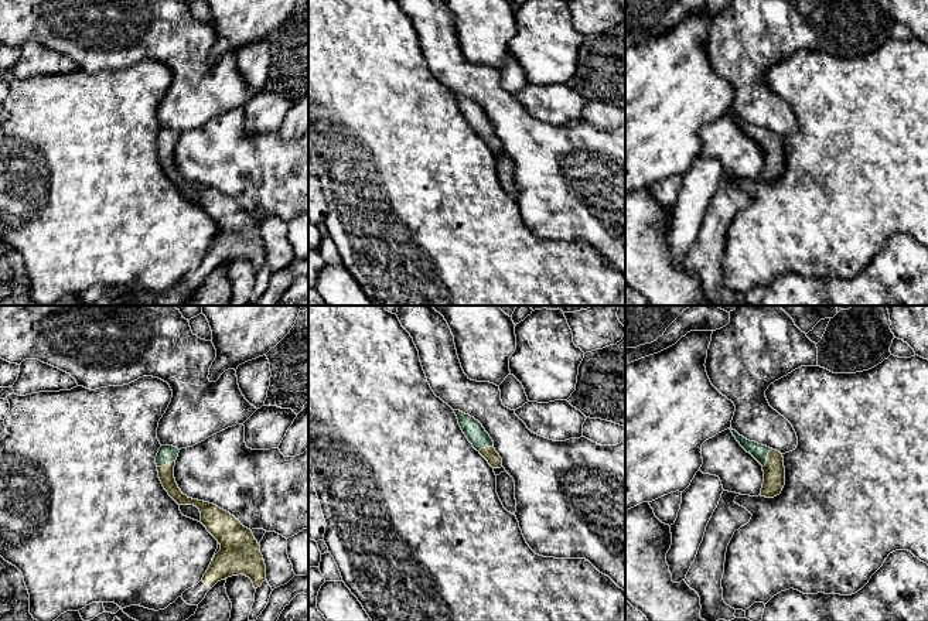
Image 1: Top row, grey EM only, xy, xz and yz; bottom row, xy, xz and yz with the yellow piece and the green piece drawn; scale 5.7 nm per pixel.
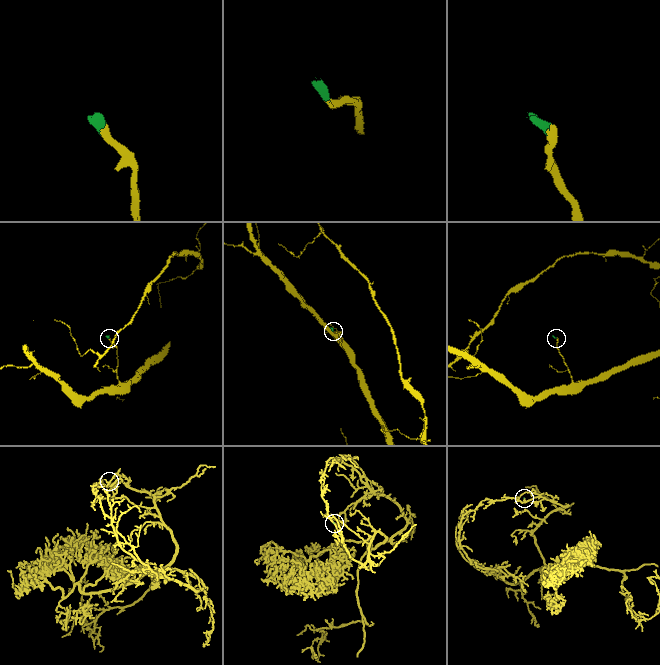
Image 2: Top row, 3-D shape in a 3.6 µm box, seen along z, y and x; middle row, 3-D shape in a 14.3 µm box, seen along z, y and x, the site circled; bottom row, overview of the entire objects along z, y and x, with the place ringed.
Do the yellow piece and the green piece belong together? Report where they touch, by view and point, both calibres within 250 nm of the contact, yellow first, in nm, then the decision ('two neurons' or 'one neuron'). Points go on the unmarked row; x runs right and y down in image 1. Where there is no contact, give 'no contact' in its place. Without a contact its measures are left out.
meets yellow in yz at (767, 142); 130 nm thick on the yellow side, 90 nm on the other; one neuron

